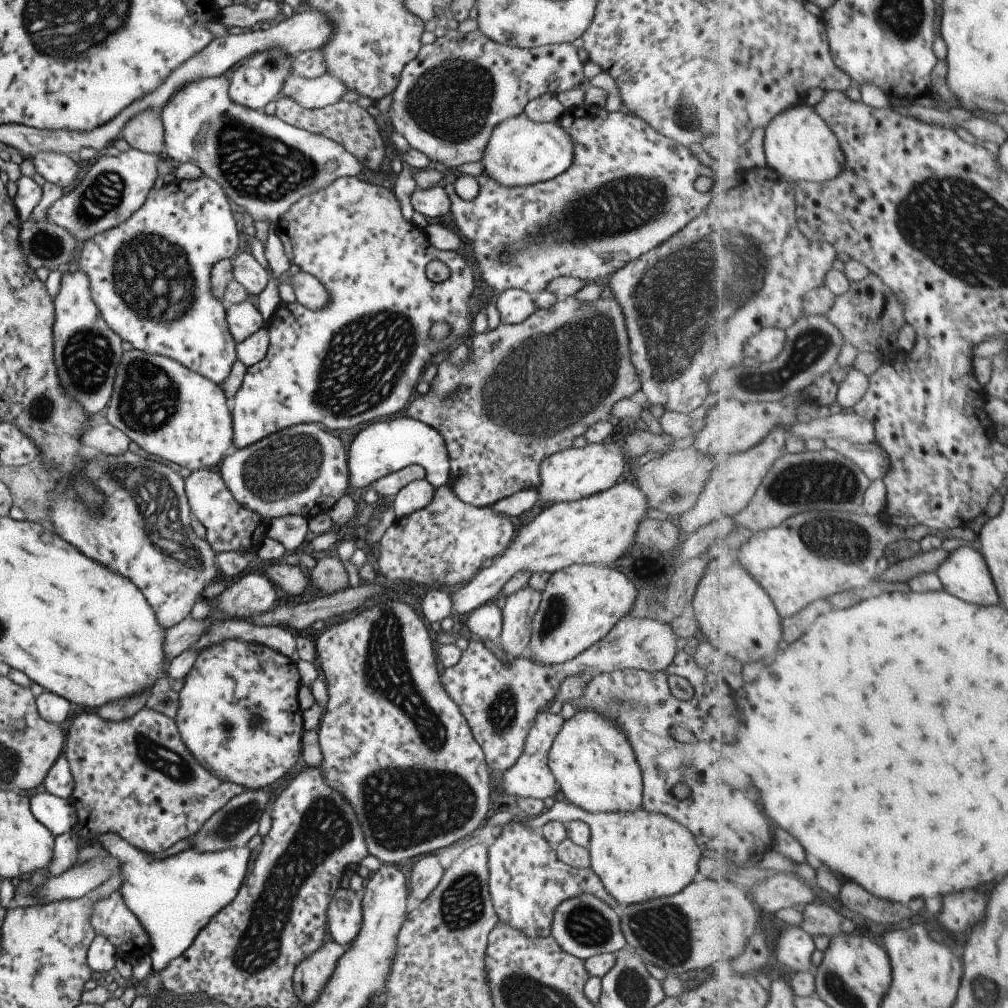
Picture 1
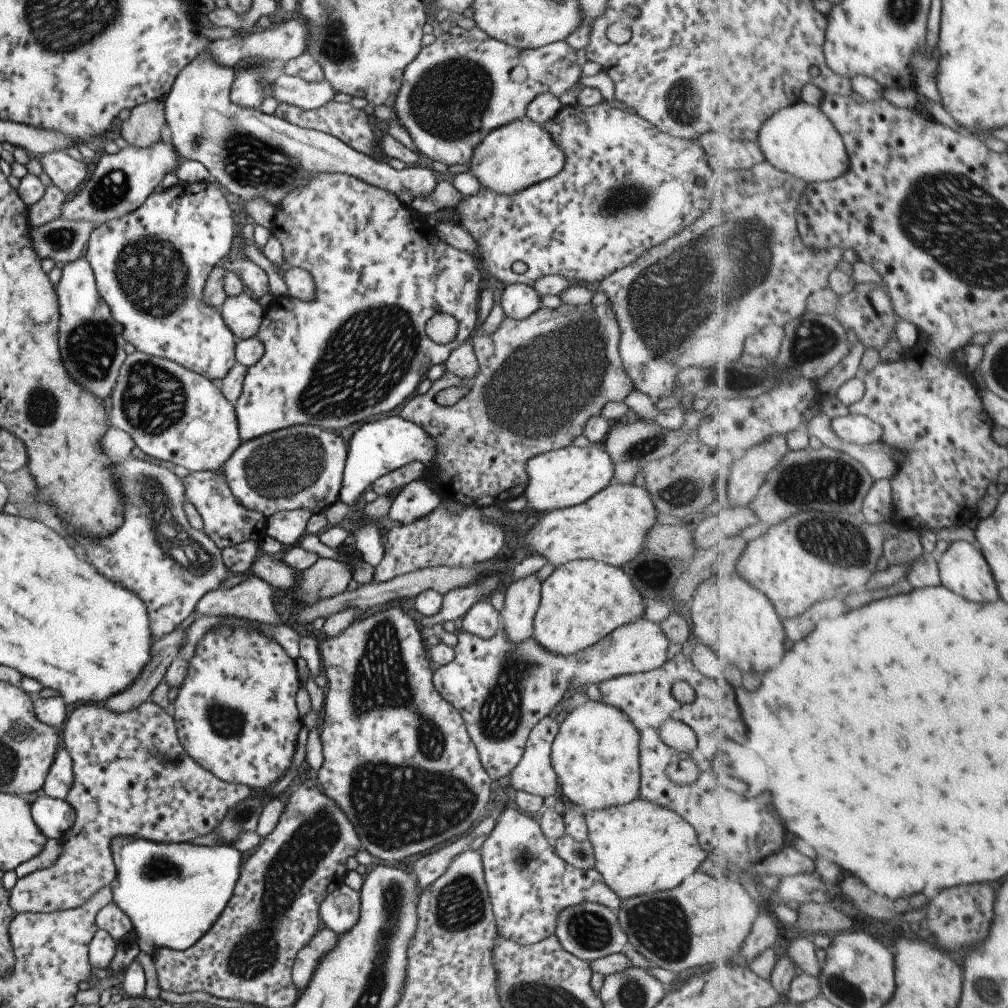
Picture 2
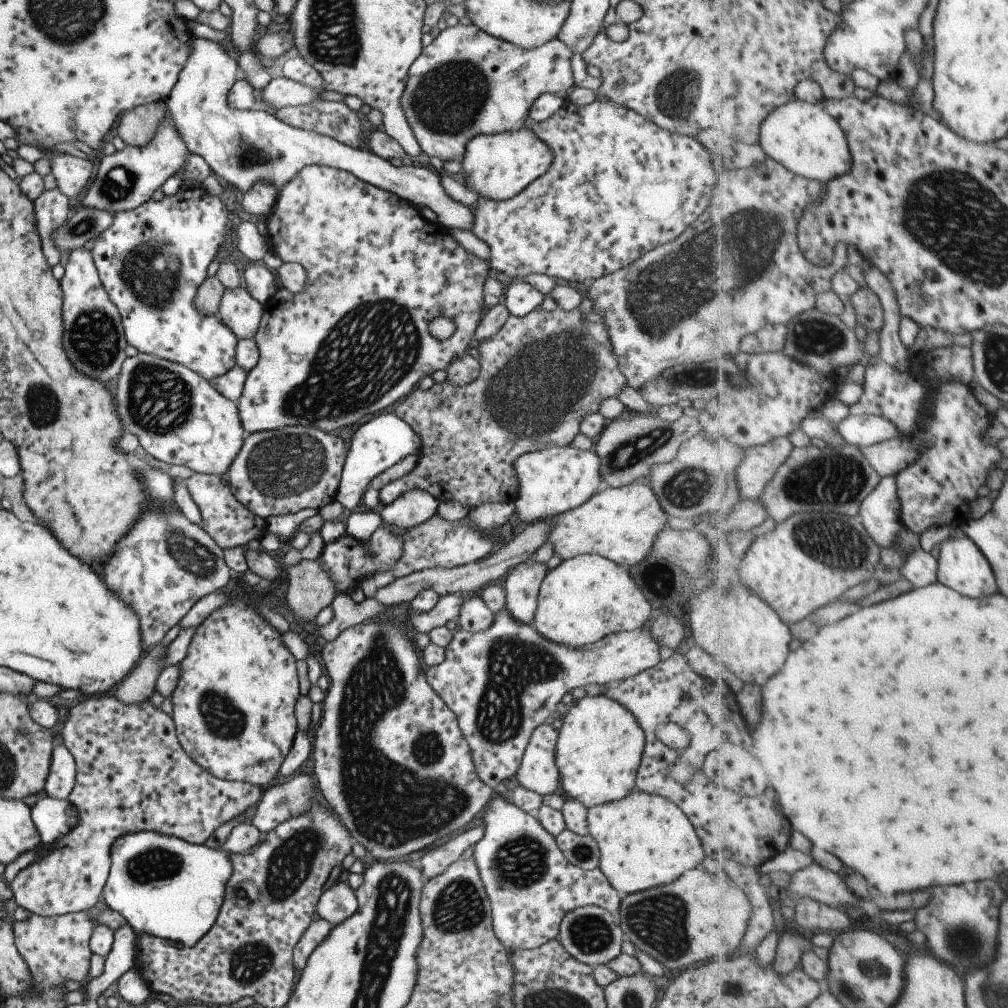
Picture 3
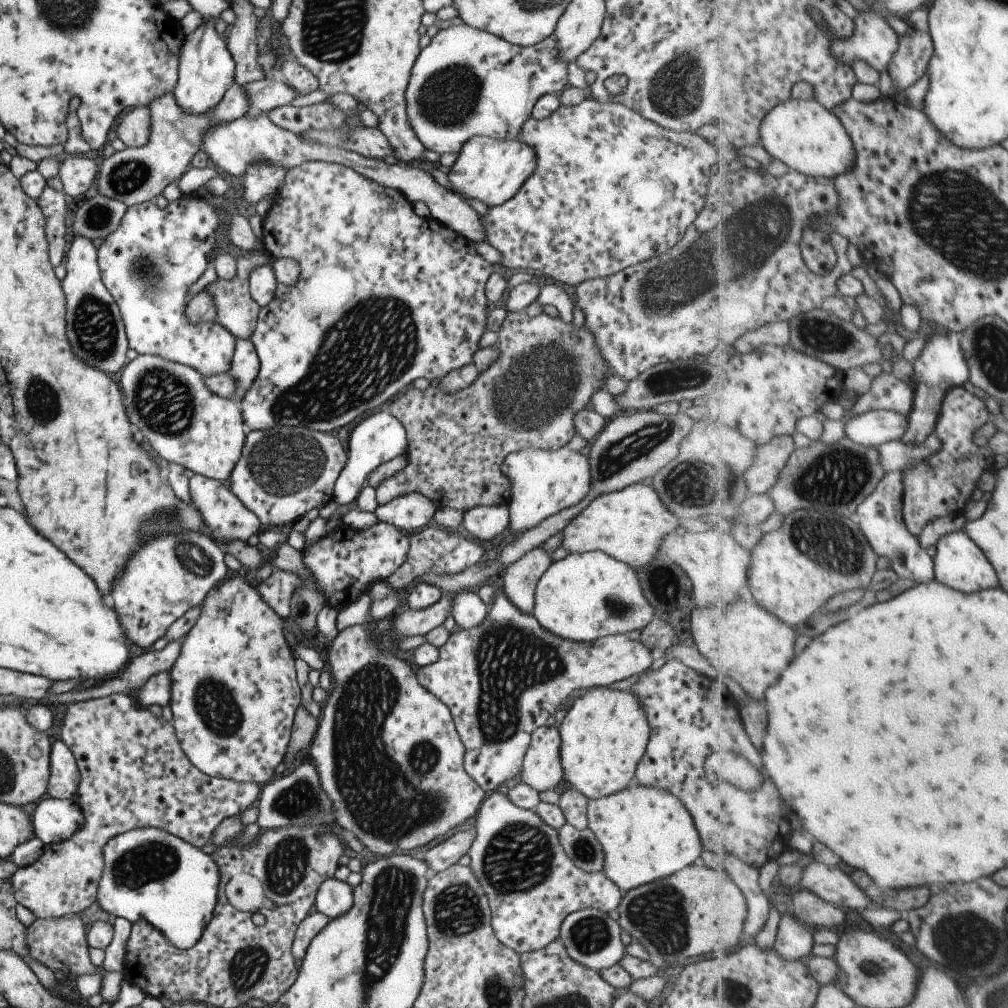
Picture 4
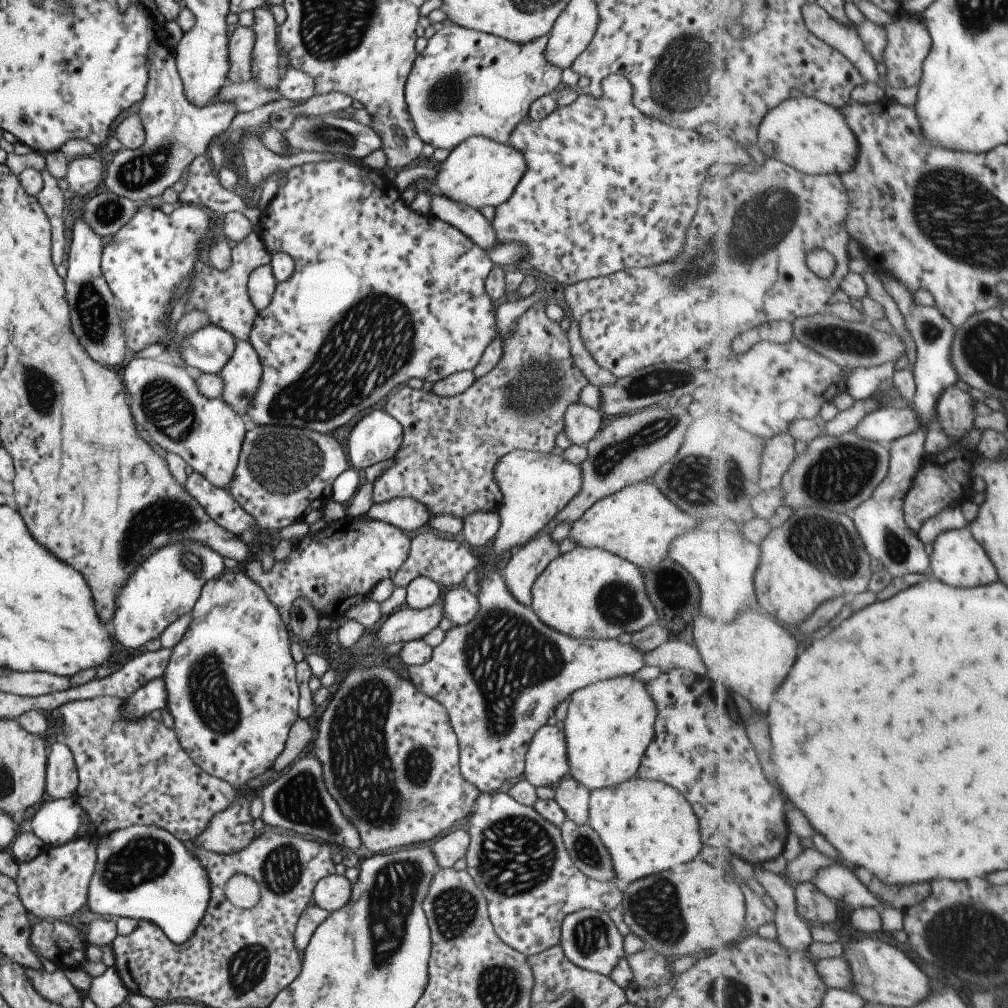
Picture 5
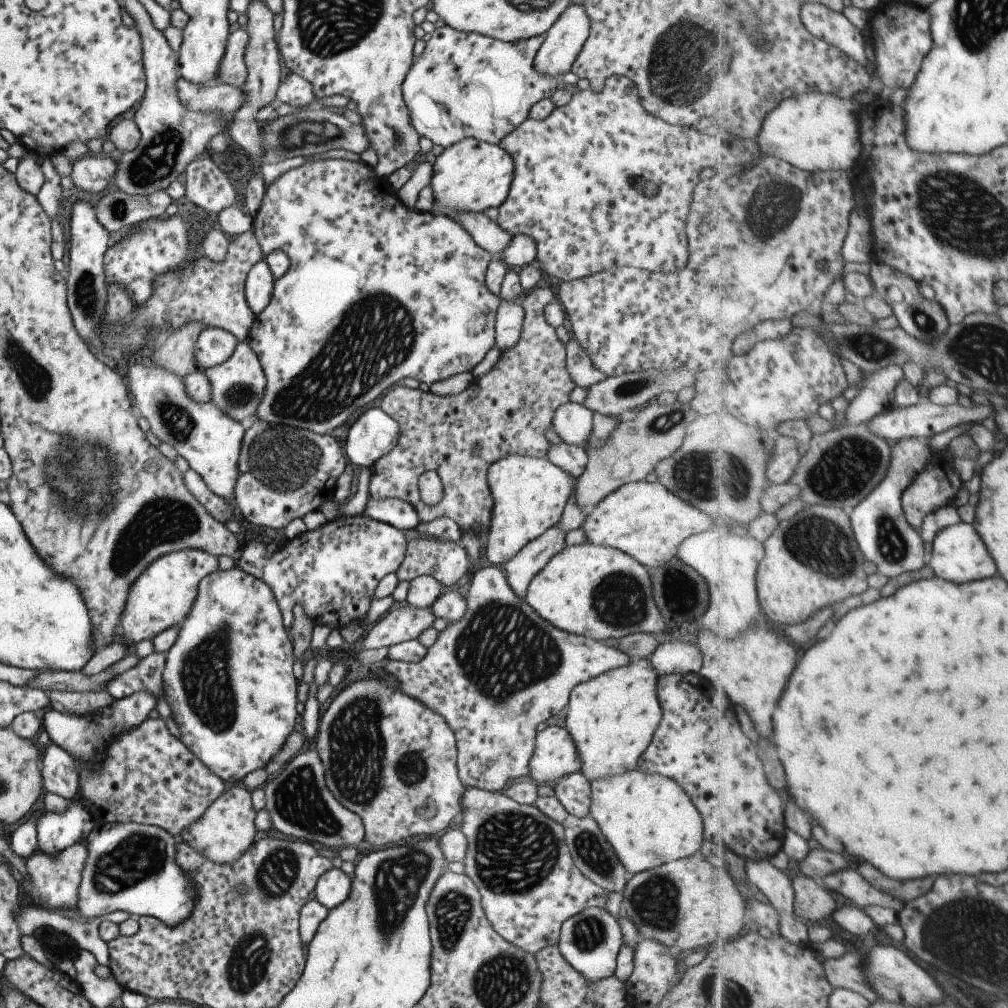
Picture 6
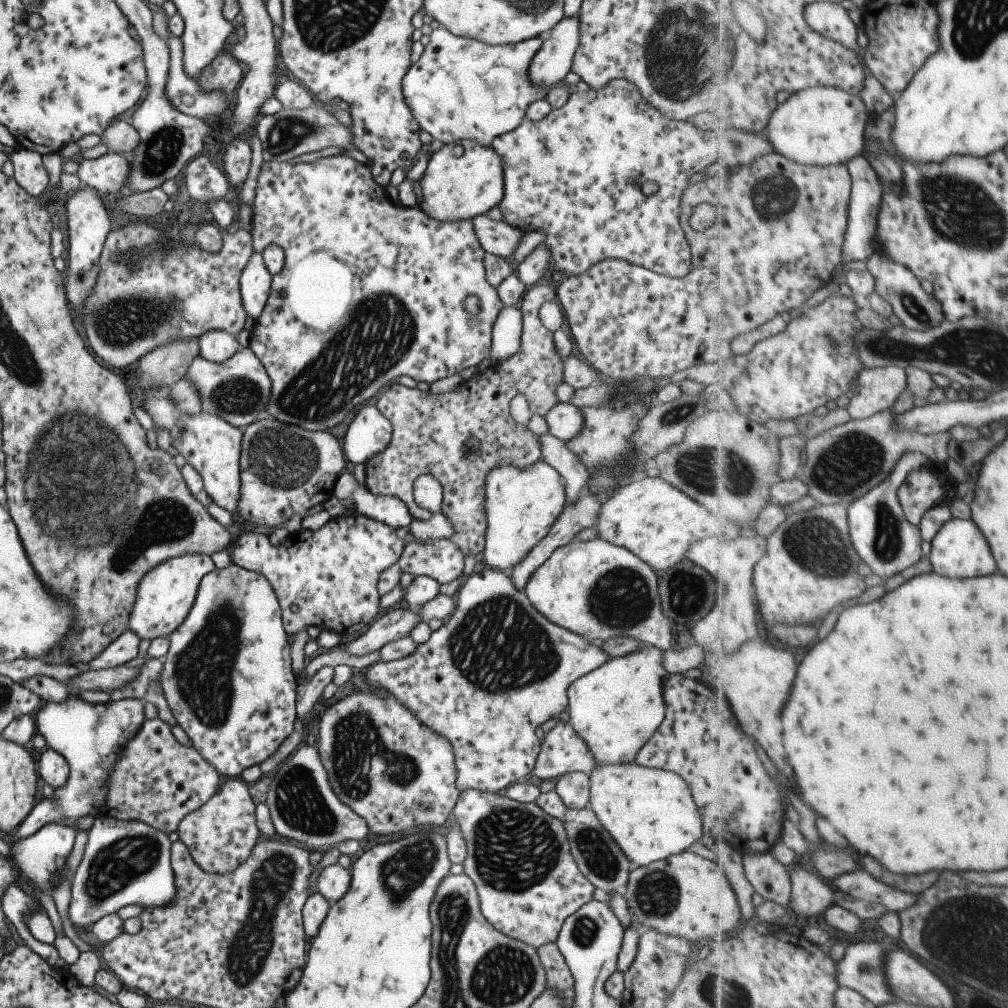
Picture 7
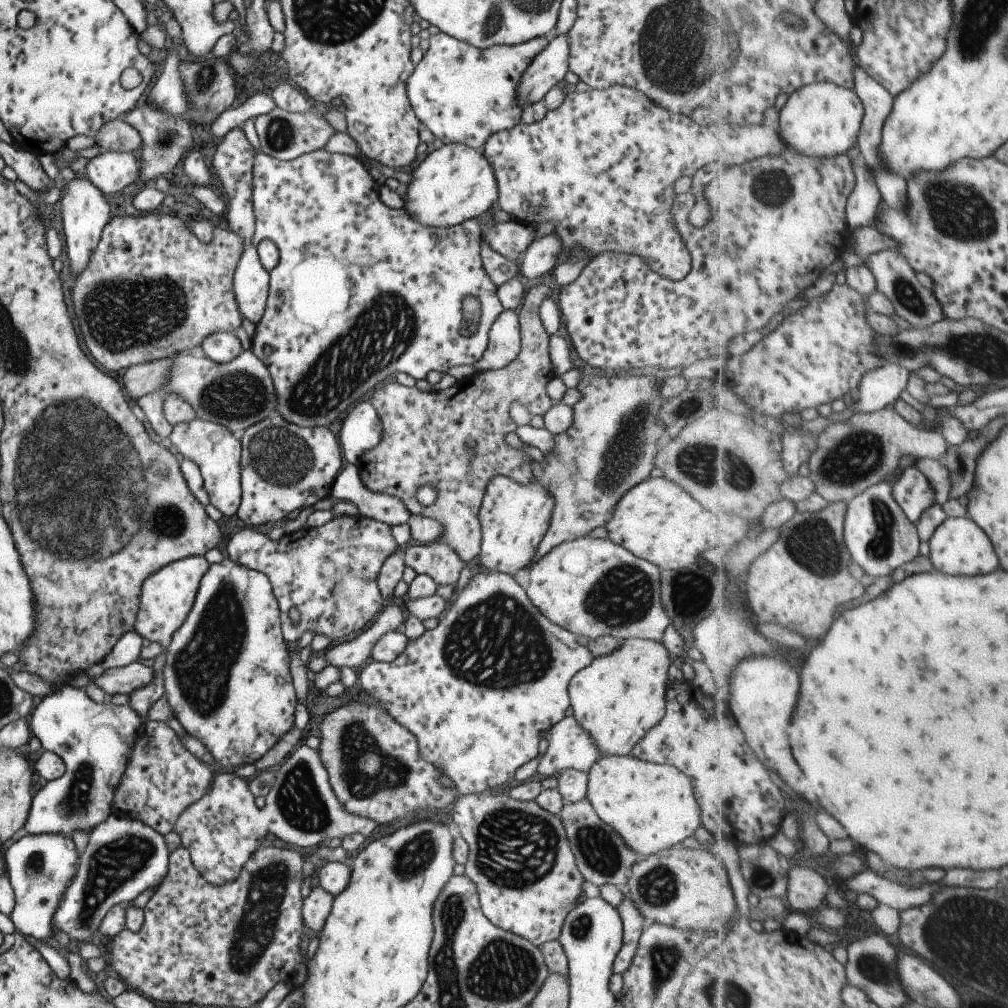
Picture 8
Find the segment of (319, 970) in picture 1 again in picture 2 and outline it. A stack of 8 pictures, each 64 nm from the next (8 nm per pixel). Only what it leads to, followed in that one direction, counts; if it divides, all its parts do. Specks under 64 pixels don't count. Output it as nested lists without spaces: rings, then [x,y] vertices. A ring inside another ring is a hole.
[[[323,924],[318,931],[295,953],[292,964],[291,978],[293,984],[302,991],[309,980],[314,966],[322,961],[327,951],[335,946],[336,934]]]

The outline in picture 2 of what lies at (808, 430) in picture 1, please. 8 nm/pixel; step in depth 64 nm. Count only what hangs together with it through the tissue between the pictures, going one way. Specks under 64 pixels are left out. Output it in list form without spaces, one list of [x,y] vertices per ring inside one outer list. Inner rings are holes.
[[[849,414],[832,420],[834,431],[847,442],[870,445],[884,440],[884,428],[876,420]]]

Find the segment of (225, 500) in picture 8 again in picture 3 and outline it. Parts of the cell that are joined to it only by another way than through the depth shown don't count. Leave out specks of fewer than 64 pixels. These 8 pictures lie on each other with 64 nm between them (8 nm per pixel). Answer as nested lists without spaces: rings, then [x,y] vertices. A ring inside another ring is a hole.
[[[135,353],[122,362],[111,387],[124,432],[134,434],[147,454],[170,466],[187,466],[195,473],[226,474],[242,447],[243,427],[236,402],[221,396],[208,380],[183,365]]]

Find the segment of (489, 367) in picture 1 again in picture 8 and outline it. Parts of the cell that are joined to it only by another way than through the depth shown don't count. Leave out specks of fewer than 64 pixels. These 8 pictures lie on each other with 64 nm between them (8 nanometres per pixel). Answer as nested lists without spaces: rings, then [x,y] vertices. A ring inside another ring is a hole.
[[[538,284],[526,290],[518,310],[518,327],[520,349],[517,356],[503,368],[492,371],[477,371],[468,378],[455,381],[442,391],[421,392],[417,387],[406,387],[396,381],[380,384],[373,388],[368,401],[379,417],[381,432],[378,443],[368,451],[363,451],[356,458],[355,466],[360,481],[372,493],[385,493],[397,497],[407,508],[409,514],[431,518],[443,527],[441,534],[435,539],[445,543],[465,563],[473,560],[480,551],[480,526],[478,508],[486,487],[493,477],[500,474],[519,486],[525,486],[532,478],[529,470],[529,457],[520,449],[513,449],[506,443],[506,434],[513,432],[518,426],[509,415],[509,406],[513,402],[523,404],[530,416],[543,416],[553,404],[547,396],[547,381],[553,377],[548,357],[549,335],[545,333],[537,308],[547,296],[554,296],[547,286]],[[429,485],[435,489],[435,500],[429,506],[420,505],[415,493],[420,486]]]

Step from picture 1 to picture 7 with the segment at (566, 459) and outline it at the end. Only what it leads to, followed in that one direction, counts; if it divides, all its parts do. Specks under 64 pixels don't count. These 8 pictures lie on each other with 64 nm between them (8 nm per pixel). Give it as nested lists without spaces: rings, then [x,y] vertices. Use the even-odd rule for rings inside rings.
[[[540,456],[529,470],[521,472],[518,466],[501,465],[486,474],[484,482],[484,545],[482,550],[485,566],[505,570],[514,567],[547,534],[558,517],[564,503],[564,485],[560,474],[549,467]]]

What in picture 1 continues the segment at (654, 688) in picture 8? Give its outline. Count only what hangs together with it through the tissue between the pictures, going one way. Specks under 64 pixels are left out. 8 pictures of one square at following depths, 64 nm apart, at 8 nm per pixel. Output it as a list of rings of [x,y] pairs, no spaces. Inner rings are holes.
[[[578,709],[573,716],[563,721],[548,750],[547,764],[554,776],[558,795],[584,811],[625,812],[641,807],[641,773],[629,739],[615,721],[595,709]]]

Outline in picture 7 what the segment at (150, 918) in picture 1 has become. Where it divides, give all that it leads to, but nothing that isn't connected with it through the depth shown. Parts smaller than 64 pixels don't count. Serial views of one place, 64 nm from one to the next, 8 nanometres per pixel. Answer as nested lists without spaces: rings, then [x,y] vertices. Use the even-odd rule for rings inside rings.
[[[107,815],[97,816],[92,822],[89,831],[87,832],[88,840],[85,844],[82,858],[75,870],[73,878],[71,878],[70,886],[70,900],[67,906],[67,918],[74,927],[75,932],[84,930],[89,932],[90,926],[93,926],[100,918],[111,913],[117,913],[117,910],[127,904],[141,904],[143,909],[145,907],[166,907],[171,903],[174,903],[174,876],[170,867],[170,846],[172,845],[167,839],[167,835],[151,828],[148,824],[139,821],[126,821],[121,819],[113,819]]]

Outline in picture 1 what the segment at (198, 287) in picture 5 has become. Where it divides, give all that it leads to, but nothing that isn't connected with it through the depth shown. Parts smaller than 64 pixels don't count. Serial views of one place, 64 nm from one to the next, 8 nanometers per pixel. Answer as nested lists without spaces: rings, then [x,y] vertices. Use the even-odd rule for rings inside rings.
[[[248,299],[230,304],[224,311],[227,326],[235,344],[265,326],[259,310]]]

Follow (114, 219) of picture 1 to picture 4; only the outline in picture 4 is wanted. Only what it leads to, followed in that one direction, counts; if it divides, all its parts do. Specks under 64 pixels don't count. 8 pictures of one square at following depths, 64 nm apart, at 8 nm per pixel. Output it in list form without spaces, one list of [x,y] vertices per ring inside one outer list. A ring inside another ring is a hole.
[[[231,83],[224,92],[222,99],[206,115],[188,115],[184,113],[174,99],[173,90],[157,95],[146,104],[150,116],[150,129],[147,142],[140,147],[125,147],[105,157],[97,174],[97,195],[102,194],[110,199],[131,205],[155,200],[162,190],[176,182],[182,175],[187,164],[202,150],[202,136],[214,125],[222,125],[241,117],[250,111],[246,93],[238,84]]]

